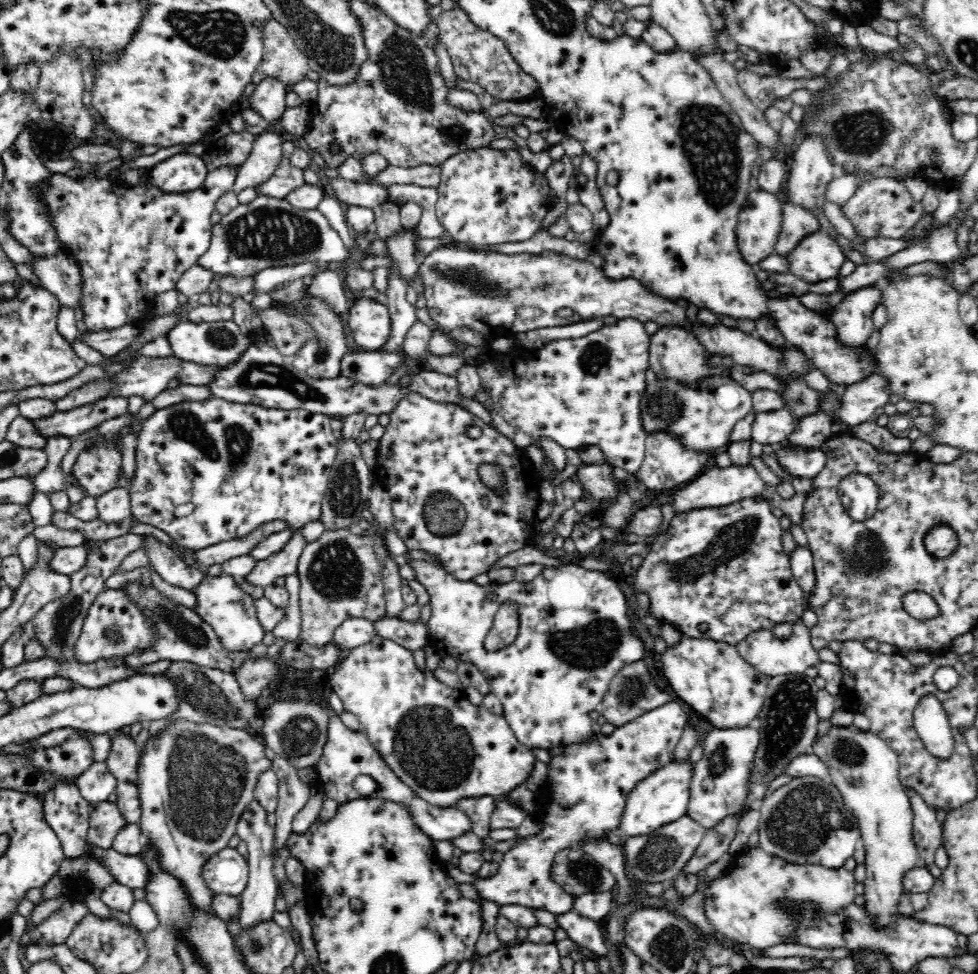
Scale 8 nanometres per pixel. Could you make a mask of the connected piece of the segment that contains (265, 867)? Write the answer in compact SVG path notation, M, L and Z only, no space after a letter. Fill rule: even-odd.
M254 799L238 822L237 834L242 841L246 842L248 850L247 863L249 866L248 886L242 892L242 896L239 897L241 900L239 924L243 928L254 926L262 920L270 920L275 910L275 900L280 885L274 874L272 874L274 864L272 863L272 857L270 857L270 848L273 842L274 830L267 822L267 814L267 811Z

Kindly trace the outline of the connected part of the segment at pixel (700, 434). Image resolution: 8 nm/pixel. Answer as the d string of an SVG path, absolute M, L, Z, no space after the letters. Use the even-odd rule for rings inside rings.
M650 374L645 385L646 388L644 388L644 394L639 405L642 431L646 433L646 436L660 431L668 433L682 447L698 451L698 453L706 451L706 453L715 455L725 449L726 445L729 444L730 434L732 434L736 422L754 413L752 394L727 374L706 376L706 378L702 378L702 380L694 382L694 384L686 384L685 380L676 380L675 378L657 378L657 376Z

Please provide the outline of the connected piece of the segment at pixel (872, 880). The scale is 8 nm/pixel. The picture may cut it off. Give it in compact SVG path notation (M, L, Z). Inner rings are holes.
M853 724L848 726L834 725L828 733L820 737L813 746L813 754L818 756L830 773L830 782L836 786L843 798L846 810L850 812L860 827L861 840L866 850L865 866L866 880L864 880L865 909L869 914L875 914L875 922L879 926L888 926L892 922L892 916L898 908L898 900L906 894L902 887L902 880L906 872L921 865L921 860L916 852L916 845L912 841L913 809L908 800L905 787L899 778L899 761L894 750L890 748L881 737L869 730L861 730Z

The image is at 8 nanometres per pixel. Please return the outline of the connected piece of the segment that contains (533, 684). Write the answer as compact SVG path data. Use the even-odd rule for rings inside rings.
M406 558L406 562L414 571L414 578L417 580L429 594L429 602L432 605L432 612L430 618L427 620L428 634L427 644L430 648L434 649L436 654L440 657L451 656L460 663L472 663L472 665L478 667L478 670L483 674L484 678L488 680L490 690L494 693L500 702L502 703L502 716L506 719L508 726L512 729L514 736L522 745L526 745L528 749L544 749L547 750L550 755L552 752L558 752L558 750L564 750L568 746L574 746L576 744L586 744L586 742L592 742L597 734L597 726L595 722L590 719L590 712L595 709L600 709L604 695L609 689L609 684L617 674L617 672L623 666L636 662L644 656L644 644L642 639L636 635L636 631L632 628L630 620L626 615L628 610L628 592L618 587L618 584L612 579L607 578L605 573L598 572L596 570L588 570L580 565L562 564L560 567L543 567L542 574L536 576L534 580L527 583L520 581L510 581L508 583L496 584L491 582L489 585L480 586L474 581L460 581L456 580L452 576L451 572L444 570L439 565L434 565L428 561L422 559L409 559ZM502 604L514 604L516 607L516 615L518 615L518 634L514 642L503 649L497 651L489 651L485 647L485 638L490 629L492 628L492 622L494 622L495 614Z

